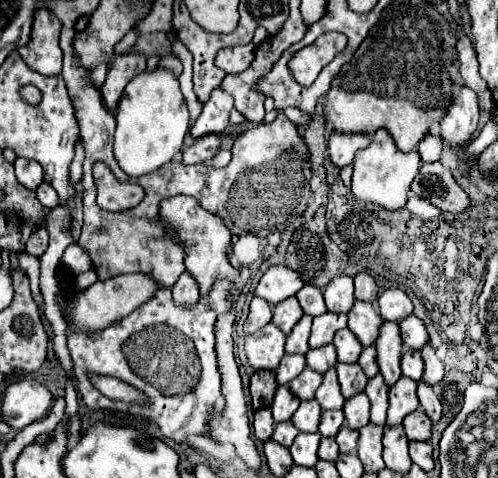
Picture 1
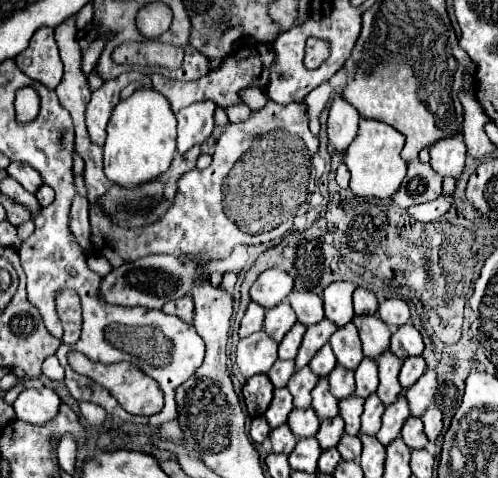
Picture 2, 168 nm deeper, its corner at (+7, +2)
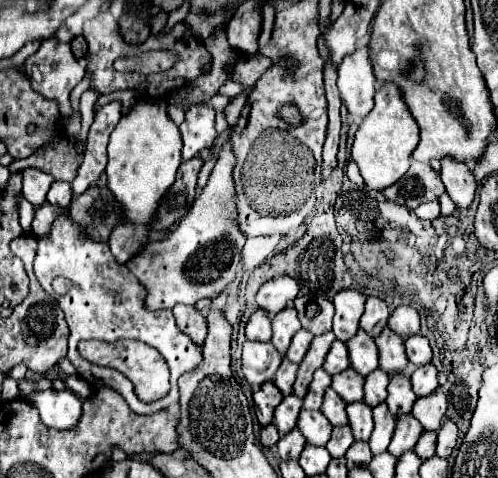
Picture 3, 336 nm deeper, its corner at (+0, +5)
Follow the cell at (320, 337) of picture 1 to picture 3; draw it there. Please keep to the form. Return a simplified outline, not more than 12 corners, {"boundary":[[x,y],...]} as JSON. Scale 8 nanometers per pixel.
{"boundary":[[333,331],[313,339],[299,365],[293,395],[303,399],[315,369],[335,341]]}

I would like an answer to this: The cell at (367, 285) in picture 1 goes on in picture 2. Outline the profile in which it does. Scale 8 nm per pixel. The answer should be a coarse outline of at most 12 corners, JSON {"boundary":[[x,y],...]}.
{"boundary":[[366,288],[354,290],[354,312],[374,314],[376,296]]}

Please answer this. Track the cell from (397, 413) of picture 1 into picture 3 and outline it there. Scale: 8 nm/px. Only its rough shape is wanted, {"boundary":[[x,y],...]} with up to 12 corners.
{"boundary":[[413,415],[399,417],[389,453],[401,457],[419,441],[423,427]]}

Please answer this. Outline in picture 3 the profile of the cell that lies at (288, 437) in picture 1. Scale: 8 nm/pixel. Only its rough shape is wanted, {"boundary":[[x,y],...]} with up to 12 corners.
{"boundary":[[297,427],[277,443],[283,461],[299,459],[305,439]]}

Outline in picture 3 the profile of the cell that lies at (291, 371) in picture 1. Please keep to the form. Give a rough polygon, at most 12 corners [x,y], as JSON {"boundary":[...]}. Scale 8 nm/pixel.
{"boundary":[[283,359],[275,385],[281,395],[293,393],[297,375],[295,363]]}

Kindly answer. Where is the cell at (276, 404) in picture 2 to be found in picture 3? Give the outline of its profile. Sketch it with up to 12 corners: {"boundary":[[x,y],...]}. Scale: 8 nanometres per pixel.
{"boundary":[[285,397],[275,409],[275,427],[281,435],[297,425],[303,401]]}

